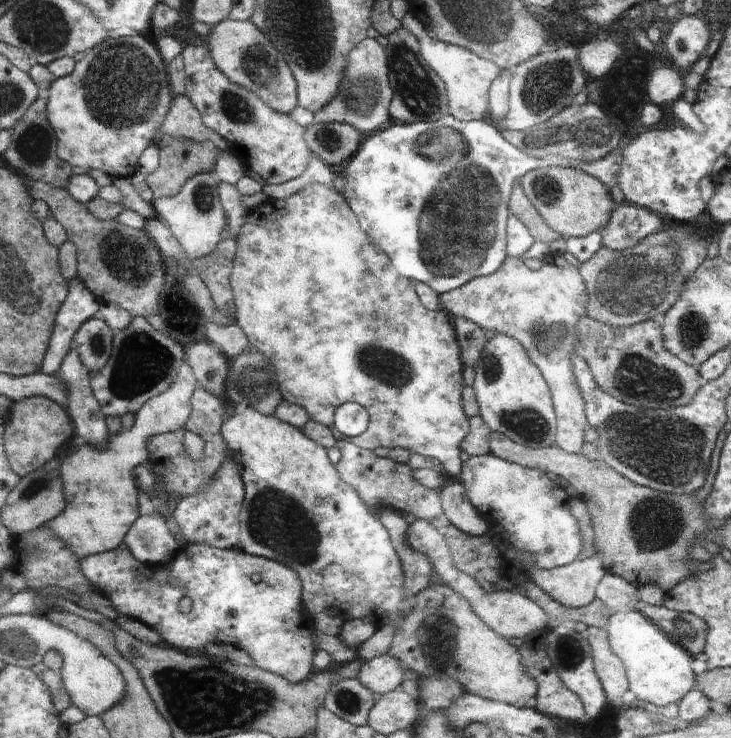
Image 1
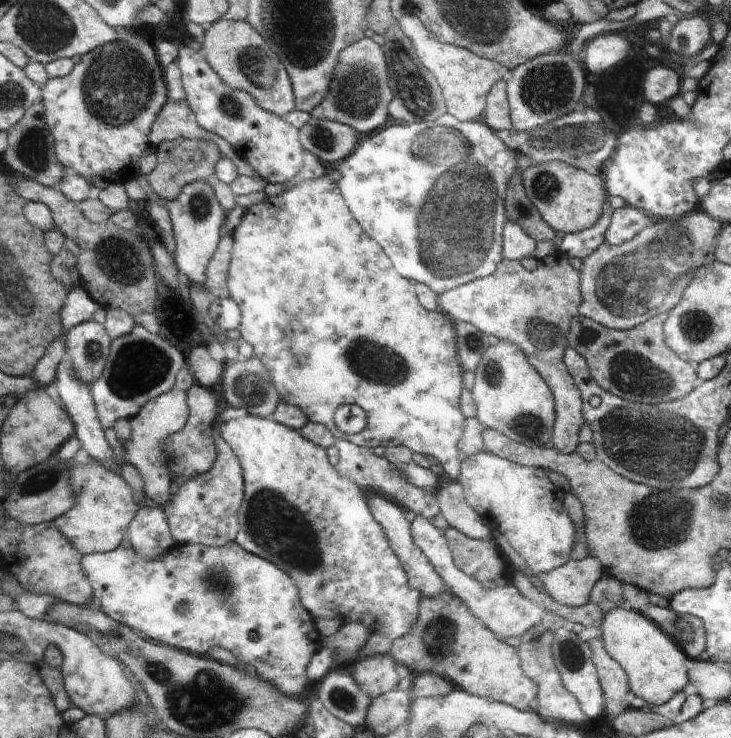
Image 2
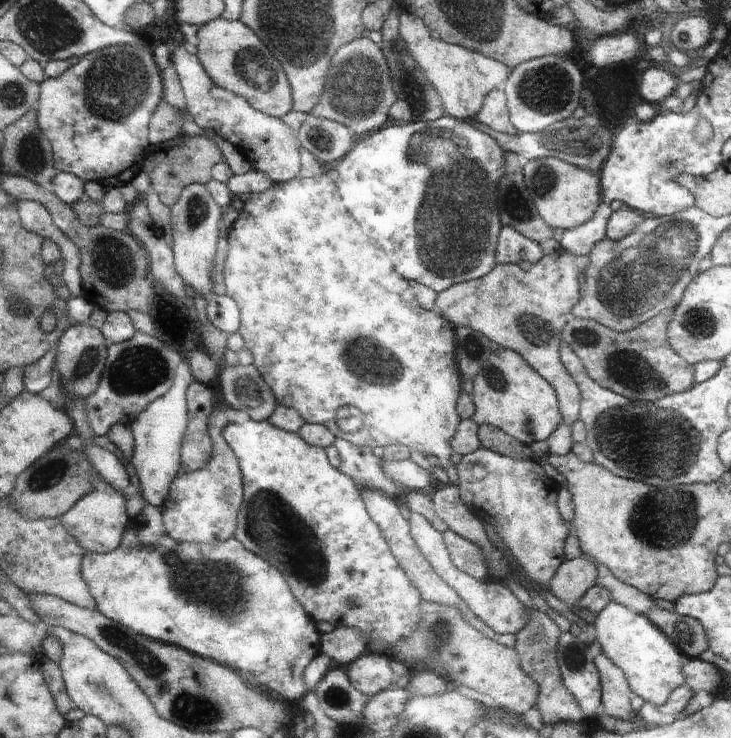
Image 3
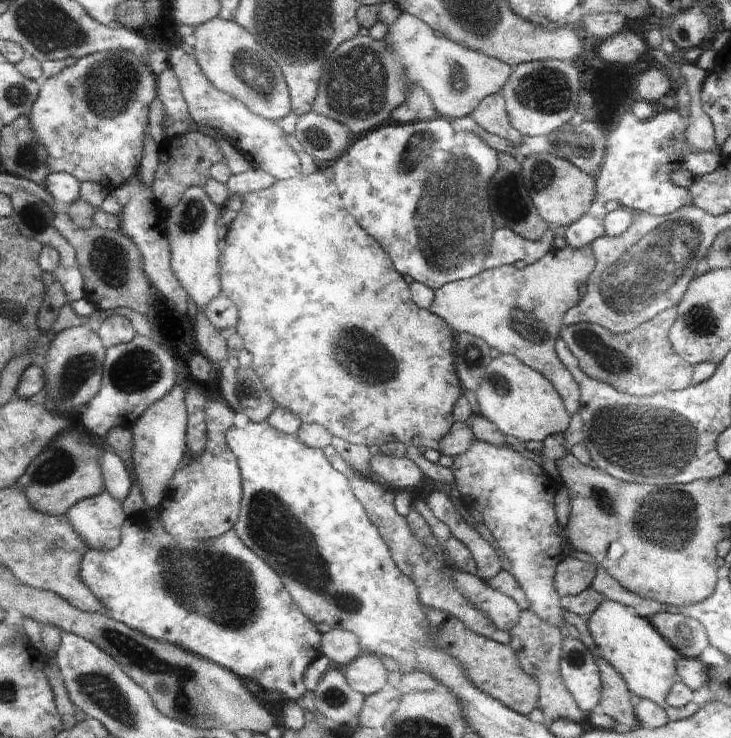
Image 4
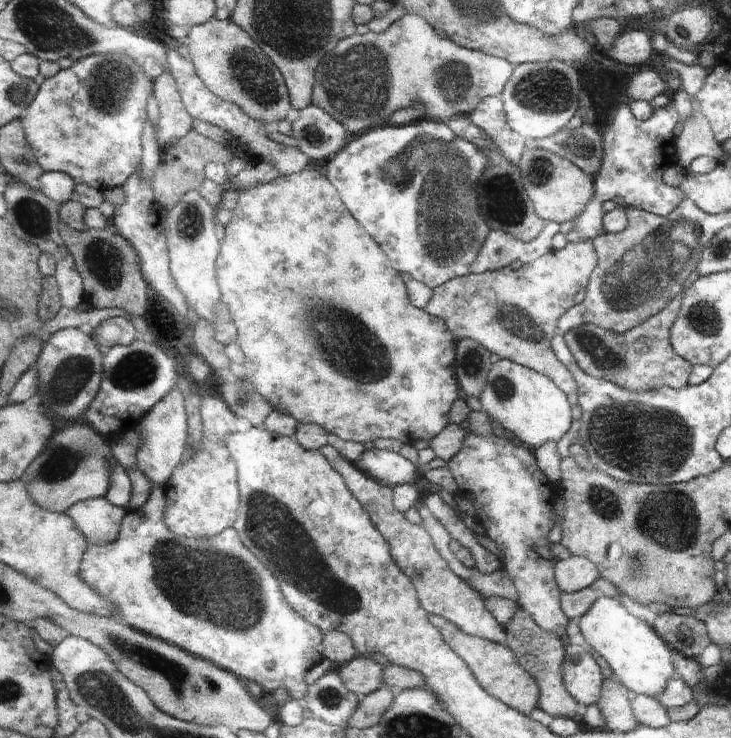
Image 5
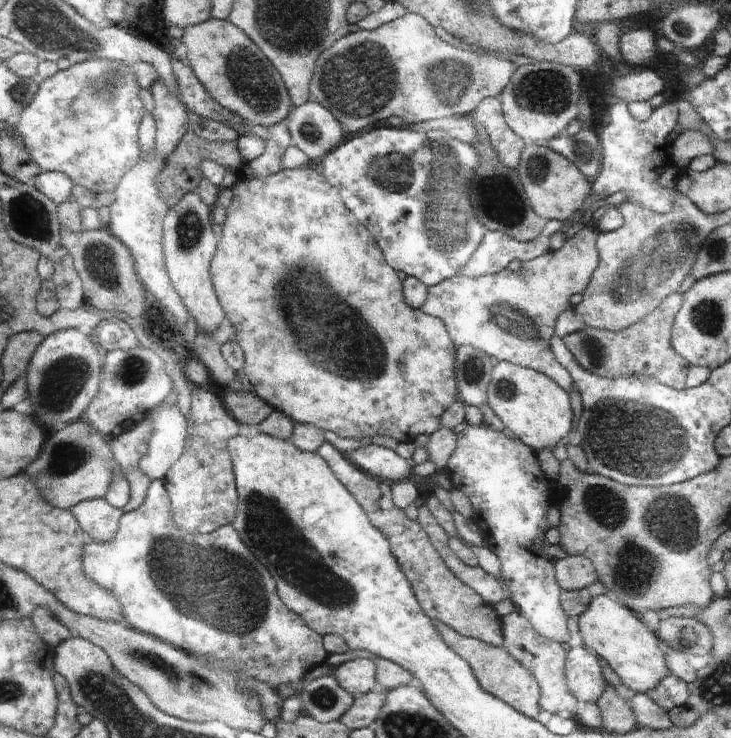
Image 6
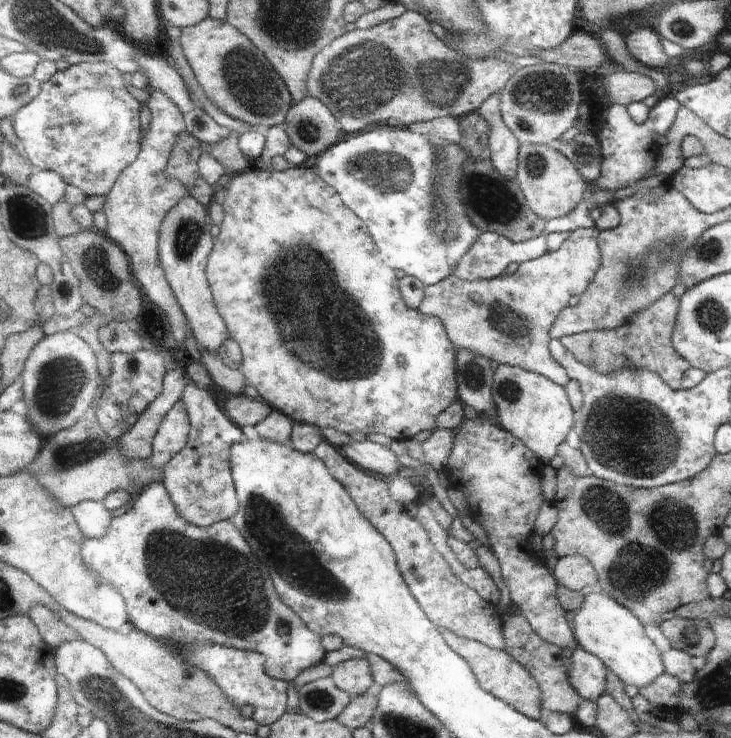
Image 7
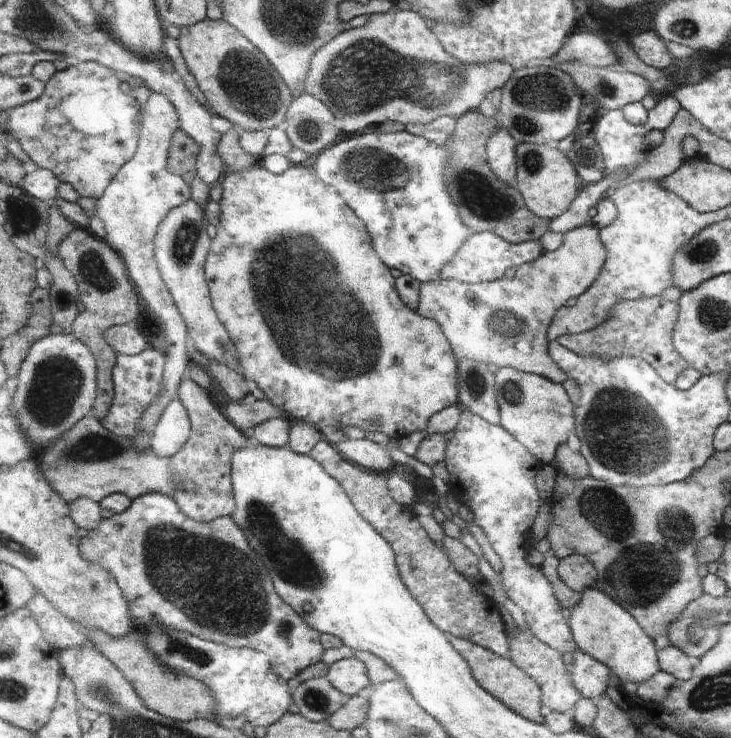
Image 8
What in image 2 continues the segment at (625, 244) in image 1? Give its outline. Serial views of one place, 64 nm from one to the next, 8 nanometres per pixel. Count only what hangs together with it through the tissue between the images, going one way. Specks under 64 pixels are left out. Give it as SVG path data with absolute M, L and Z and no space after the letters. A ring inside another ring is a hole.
M628 204L613 209L610 225L604 234L605 241L611 245L623 245L640 231L652 226L655 220L648 212L638 210Z

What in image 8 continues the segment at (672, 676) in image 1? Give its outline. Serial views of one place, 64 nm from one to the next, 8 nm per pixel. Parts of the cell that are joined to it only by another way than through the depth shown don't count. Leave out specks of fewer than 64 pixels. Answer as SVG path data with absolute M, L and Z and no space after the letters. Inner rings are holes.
M597 587L582 592L580 602L571 609L571 616L567 621L570 623L572 638L578 644L578 649L590 654L599 662L604 662L622 683L646 682L654 674L662 671L660 660L656 658L654 642L646 638L646 632L639 622L636 622L636 618L632 618L632 614L628 614L628 610L620 607L610 596L598 592Z

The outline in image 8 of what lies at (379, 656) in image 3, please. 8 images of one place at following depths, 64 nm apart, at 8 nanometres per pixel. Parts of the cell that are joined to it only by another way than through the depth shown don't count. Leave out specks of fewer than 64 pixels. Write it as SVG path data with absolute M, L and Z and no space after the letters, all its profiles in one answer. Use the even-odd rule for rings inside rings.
M355 657L334 662L329 666L325 678L332 688L349 698L371 683L366 666Z

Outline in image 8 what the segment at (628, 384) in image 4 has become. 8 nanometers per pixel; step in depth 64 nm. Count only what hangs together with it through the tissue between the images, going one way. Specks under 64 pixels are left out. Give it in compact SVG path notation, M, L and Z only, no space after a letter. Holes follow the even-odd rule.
M636 298L635 300L620 300L612 306L612 313L606 322L600 326L579 334L568 334L560 337L558 342L569 350L582 356L592 358L612 358L616 356L636 356L646 360L655 368L660 376L672 386L676 378L689 368L688 362L676 352L673 346L673 331L677 318L679 304L662 298Z

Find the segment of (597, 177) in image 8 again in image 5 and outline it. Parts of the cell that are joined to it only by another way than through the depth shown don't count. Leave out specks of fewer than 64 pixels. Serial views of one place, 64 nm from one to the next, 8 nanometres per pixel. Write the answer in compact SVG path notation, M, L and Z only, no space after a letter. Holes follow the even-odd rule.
M590 124L574 130L564 128L551 136L538 139L534 146L570 160L575 166L580 166L584 174L594 177L601 170L602 136Z

